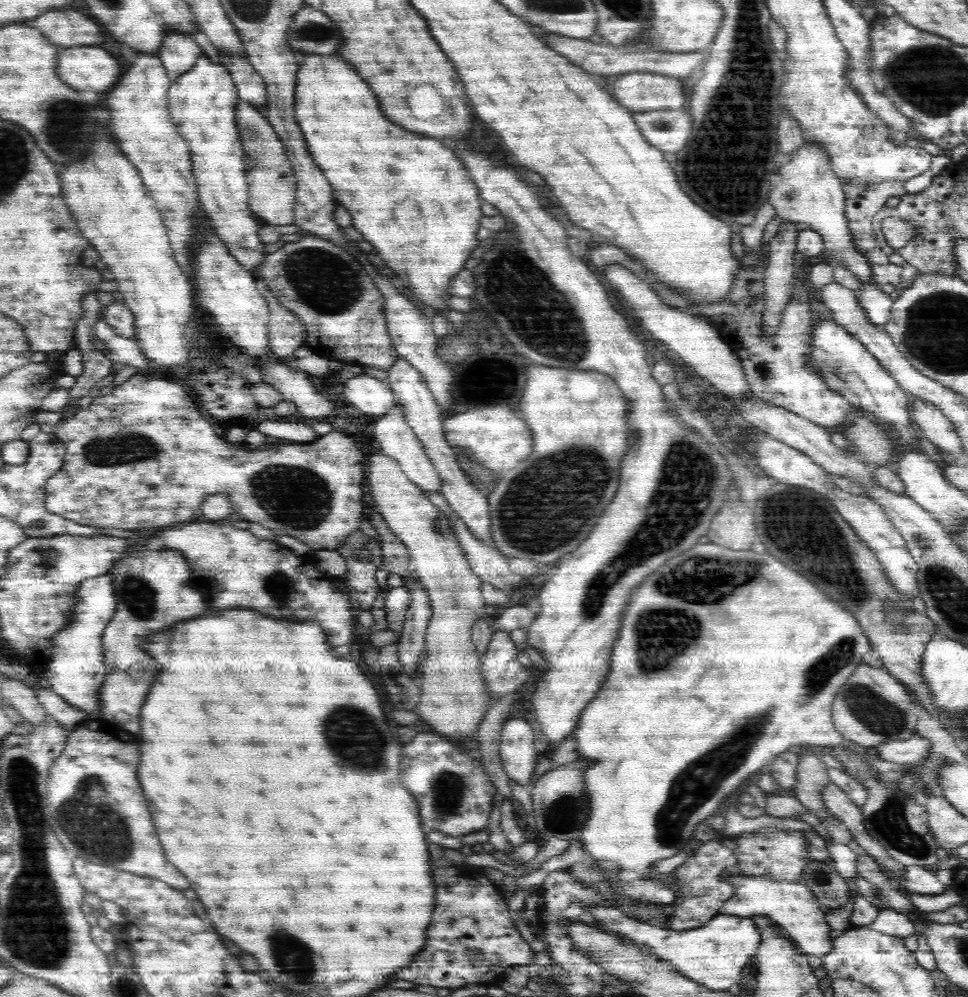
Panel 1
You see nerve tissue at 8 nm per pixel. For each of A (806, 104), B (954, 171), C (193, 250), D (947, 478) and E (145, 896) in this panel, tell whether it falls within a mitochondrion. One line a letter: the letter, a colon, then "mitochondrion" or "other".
A: mitochondrion
B: other
C: other
D: other
E: other

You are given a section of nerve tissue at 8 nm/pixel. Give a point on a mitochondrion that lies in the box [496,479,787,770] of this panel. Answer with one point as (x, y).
(664, 633)

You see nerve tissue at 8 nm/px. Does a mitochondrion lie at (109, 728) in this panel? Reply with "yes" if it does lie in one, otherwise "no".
no

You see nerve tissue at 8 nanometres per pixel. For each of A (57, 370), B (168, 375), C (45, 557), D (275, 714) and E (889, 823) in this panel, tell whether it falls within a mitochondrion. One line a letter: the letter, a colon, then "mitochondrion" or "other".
A: other
B: other
C: mitochondrion
D: other
E: mitochondrion

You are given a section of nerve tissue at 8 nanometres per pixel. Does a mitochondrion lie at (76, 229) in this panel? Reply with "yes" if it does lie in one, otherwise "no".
no

